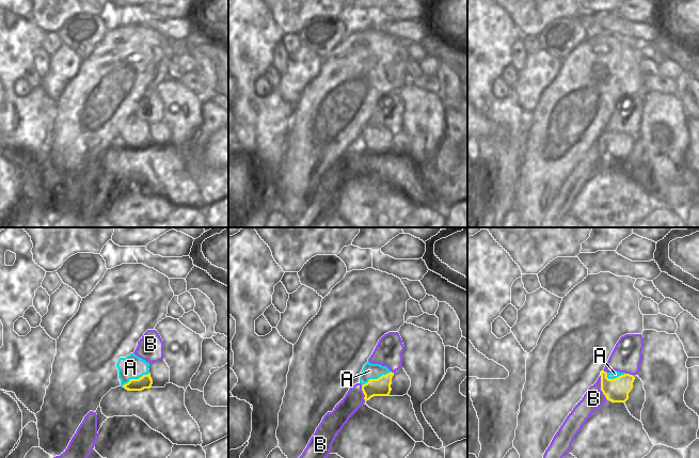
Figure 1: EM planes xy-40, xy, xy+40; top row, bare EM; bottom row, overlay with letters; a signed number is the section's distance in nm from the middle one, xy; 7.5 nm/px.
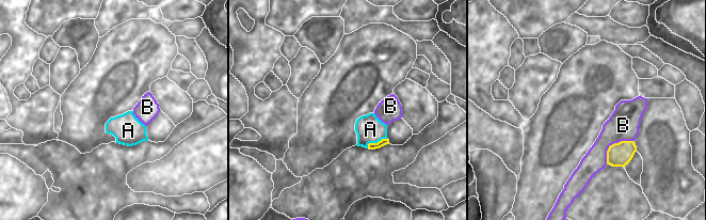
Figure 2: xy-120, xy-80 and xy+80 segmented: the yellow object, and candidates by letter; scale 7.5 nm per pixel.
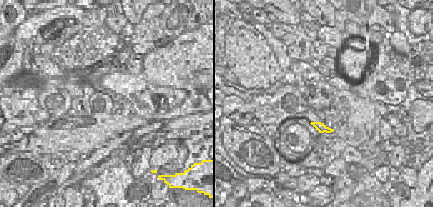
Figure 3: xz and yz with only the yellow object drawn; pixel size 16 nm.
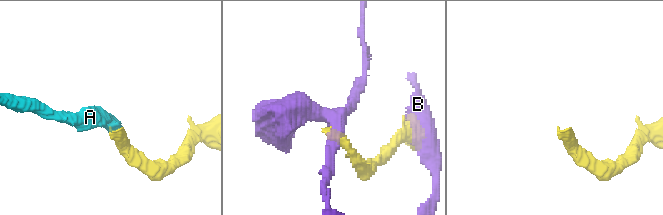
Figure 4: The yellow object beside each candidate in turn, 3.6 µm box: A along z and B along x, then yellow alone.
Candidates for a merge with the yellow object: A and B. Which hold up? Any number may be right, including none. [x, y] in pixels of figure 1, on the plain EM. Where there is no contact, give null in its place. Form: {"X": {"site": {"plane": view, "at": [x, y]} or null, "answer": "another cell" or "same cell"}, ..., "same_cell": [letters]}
{"A": {"site": {"plane": "xy", "at": [376, 140]}, "answer": "same cell"}, "B": {"site": {"plane": "xy+40", "at": [601, 148]}, "answer": "another cell"}, "same_cell": ["A"]}

